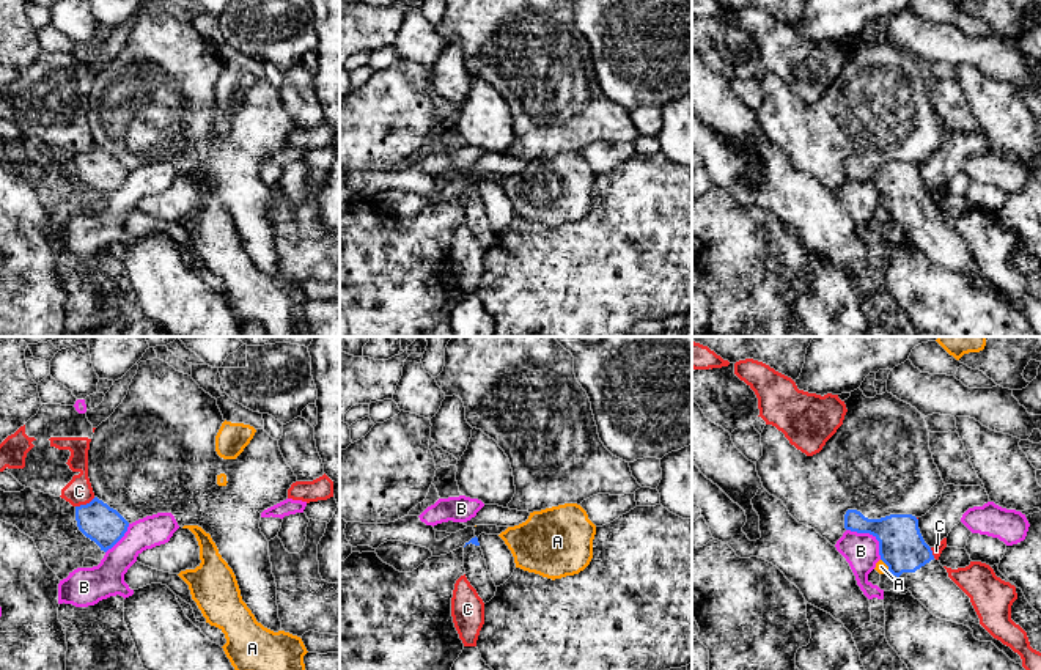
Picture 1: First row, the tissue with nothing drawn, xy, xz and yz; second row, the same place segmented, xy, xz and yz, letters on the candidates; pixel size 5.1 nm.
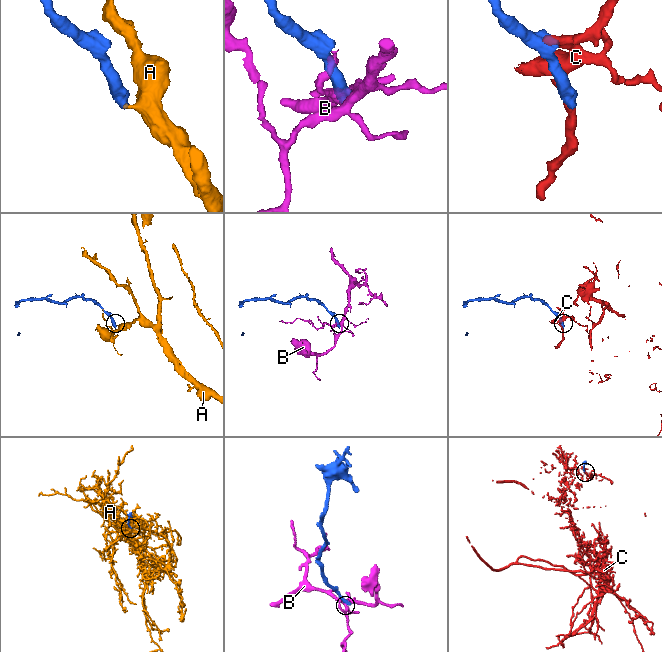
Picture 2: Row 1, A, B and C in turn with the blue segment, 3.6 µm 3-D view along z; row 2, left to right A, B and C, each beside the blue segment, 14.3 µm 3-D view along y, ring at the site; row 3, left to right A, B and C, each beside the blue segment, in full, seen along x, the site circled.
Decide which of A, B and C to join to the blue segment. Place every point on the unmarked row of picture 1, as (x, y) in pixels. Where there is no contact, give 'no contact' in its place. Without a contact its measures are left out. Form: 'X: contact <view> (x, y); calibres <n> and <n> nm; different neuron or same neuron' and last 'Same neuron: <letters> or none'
A: contact yz (886, 211); calibres 240 and 60 nm; different neuron
B: contact yz (871, 181); calibres 240 and 180 nm; different neuron
C: contact xy (87, 151); calibres 200 and 140 nm; different neuron
Same neuron: none

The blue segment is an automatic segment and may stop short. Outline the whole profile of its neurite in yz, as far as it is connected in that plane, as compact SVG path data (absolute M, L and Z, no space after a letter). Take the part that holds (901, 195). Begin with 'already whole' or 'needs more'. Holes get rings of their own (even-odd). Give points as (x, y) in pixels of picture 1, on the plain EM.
needs more; M857 157L844 162L844 176L870 181L879 189L881 208L890 222L901 226L934 264L969 274L980 289L992 289L1011 308L1022 313L1022 307L1010 294L994 286L981 272L970 245L948 225L947 217L934 206L925 190L918 167L912 162L890 162L868 167Z

